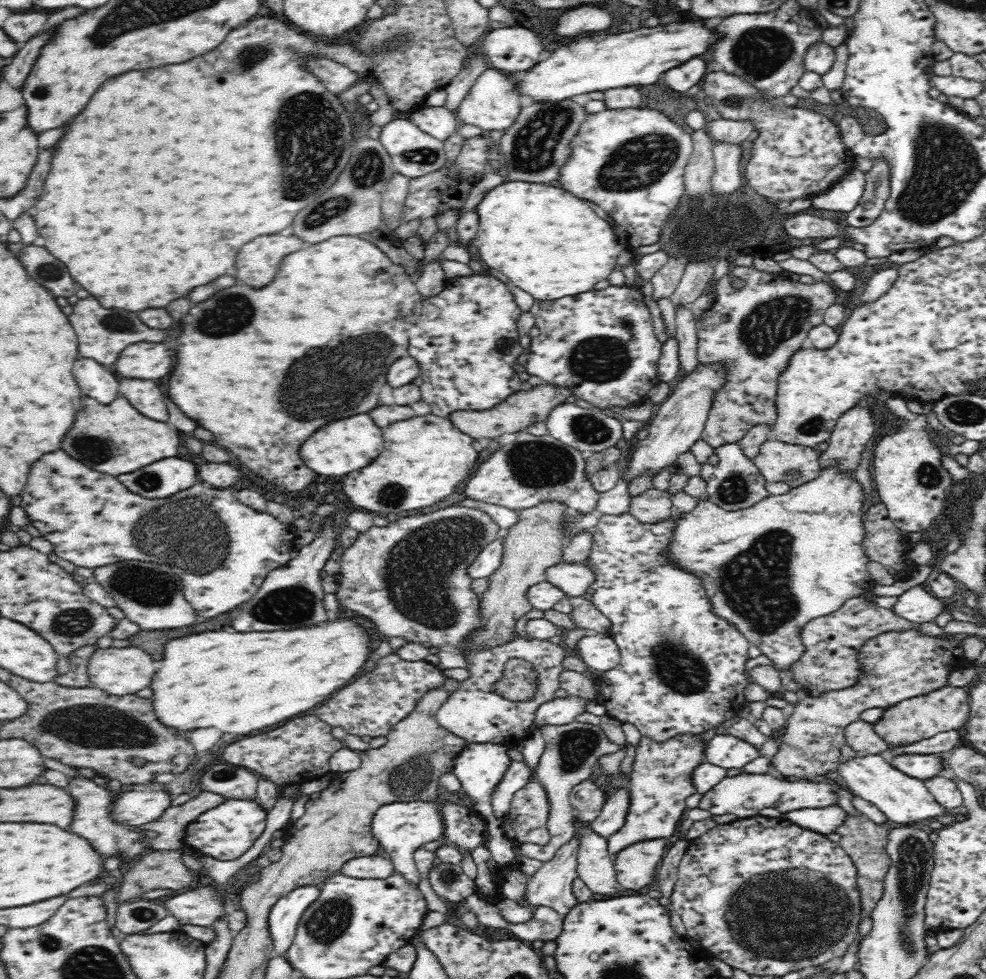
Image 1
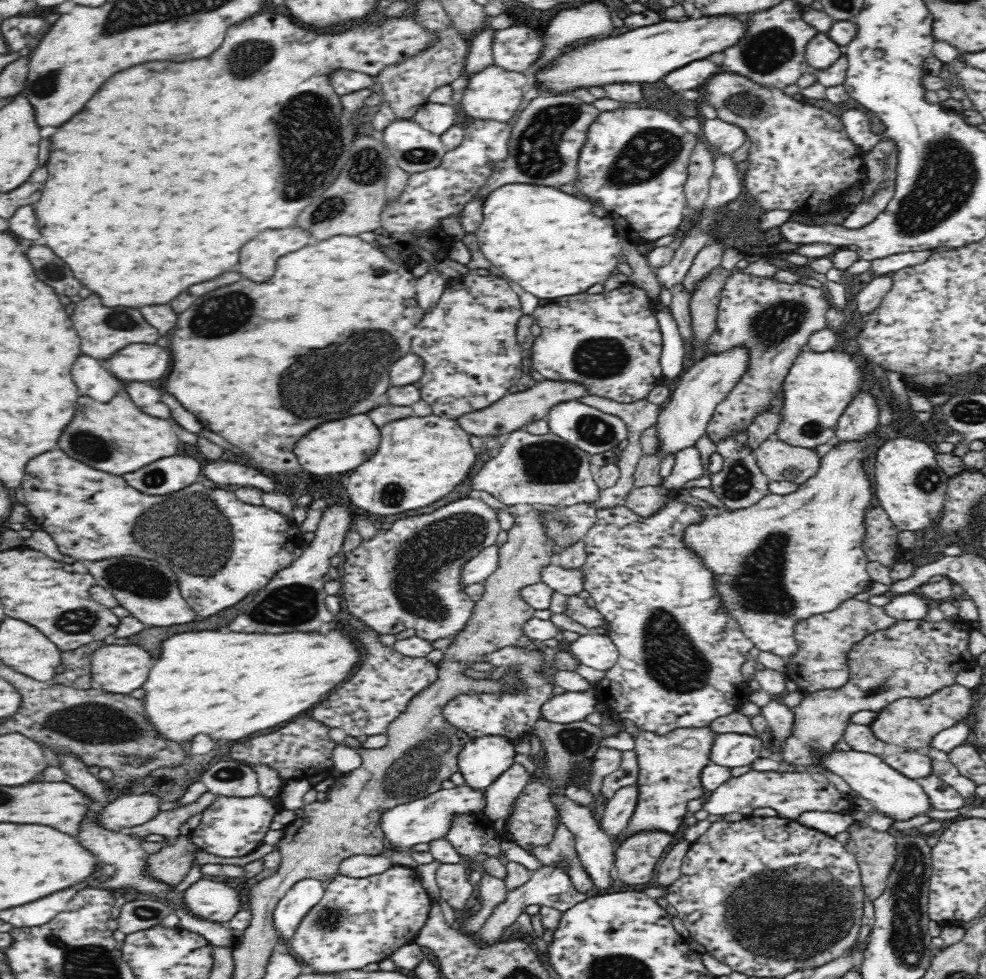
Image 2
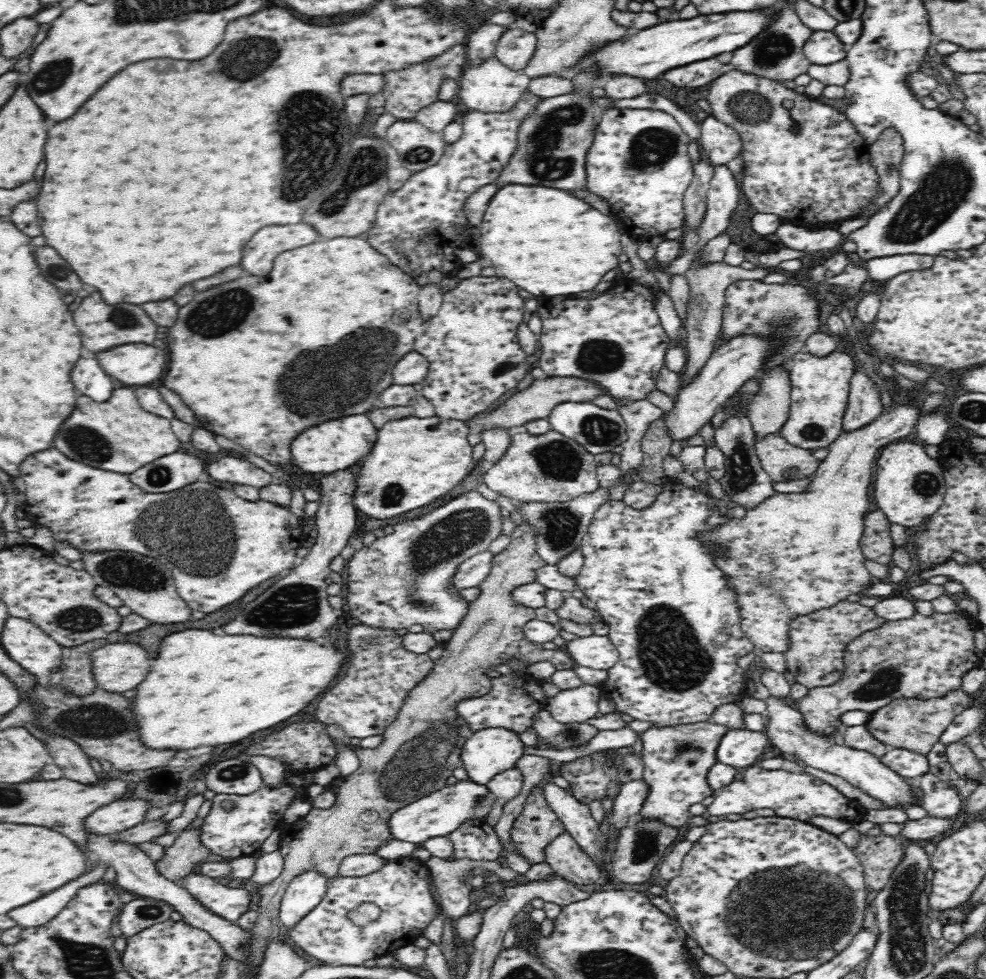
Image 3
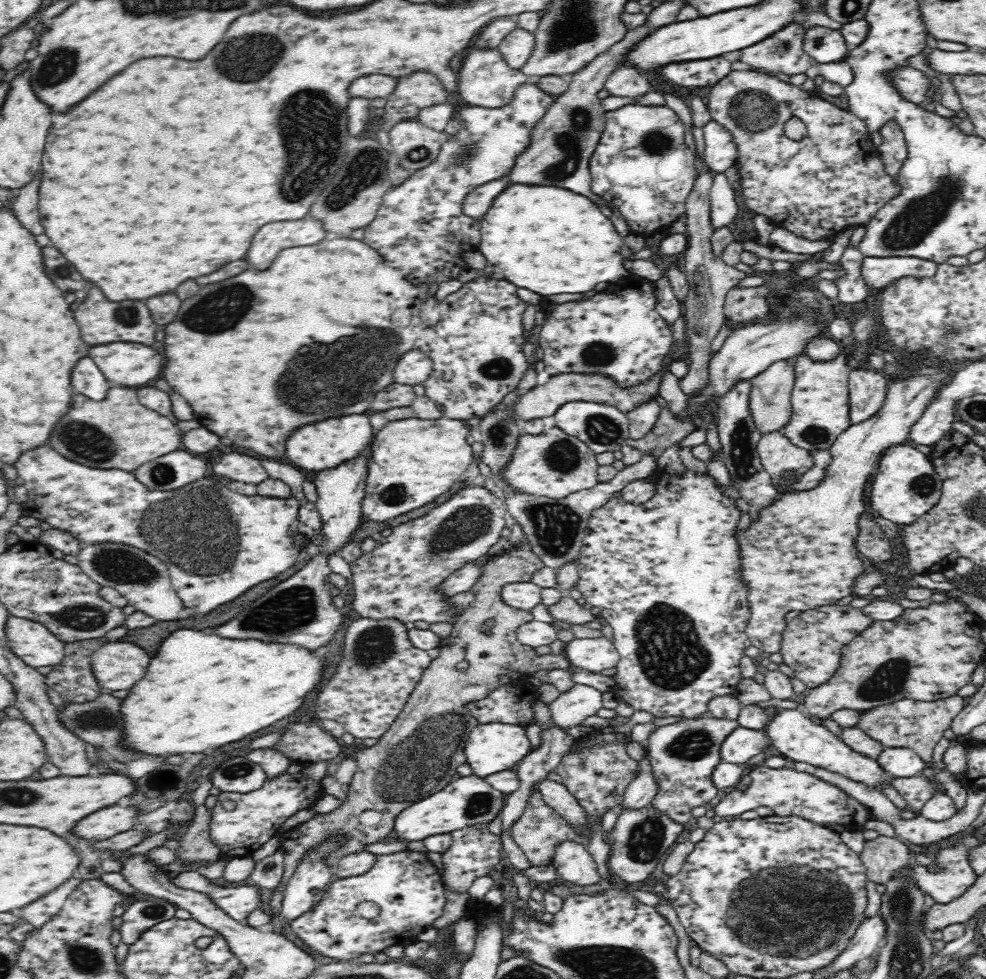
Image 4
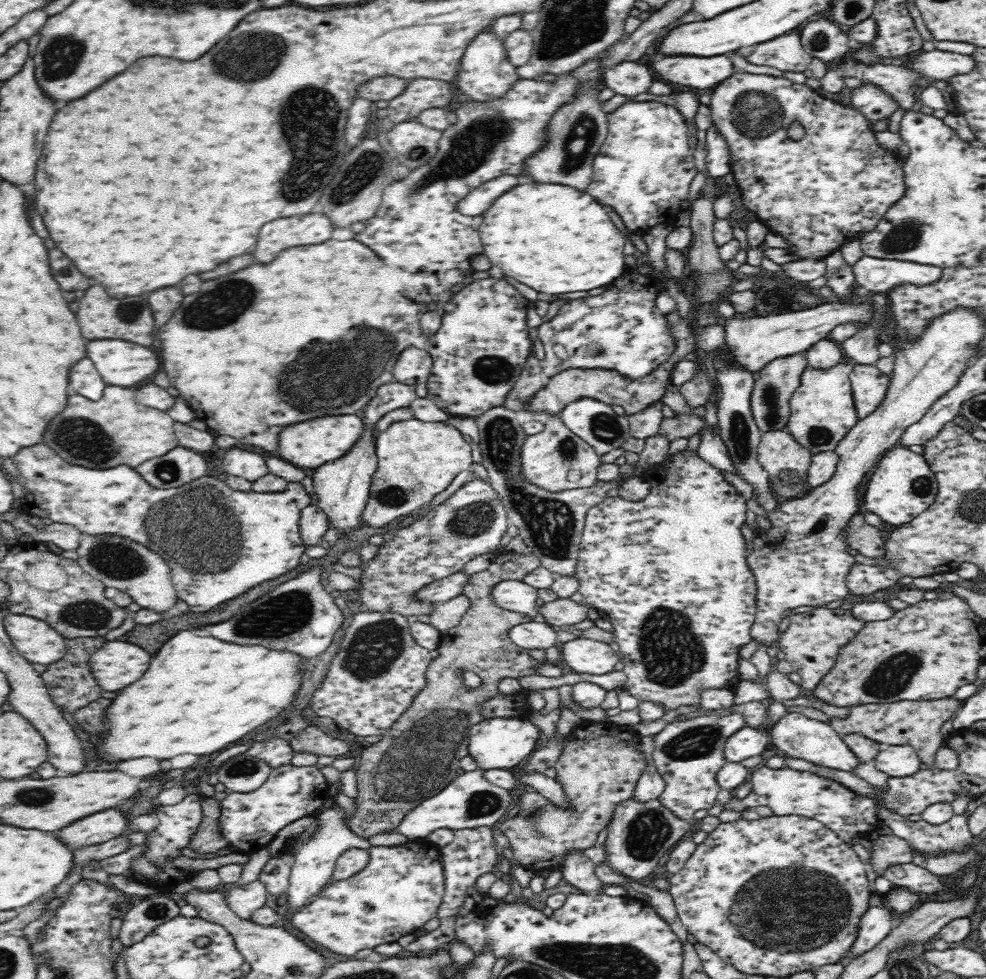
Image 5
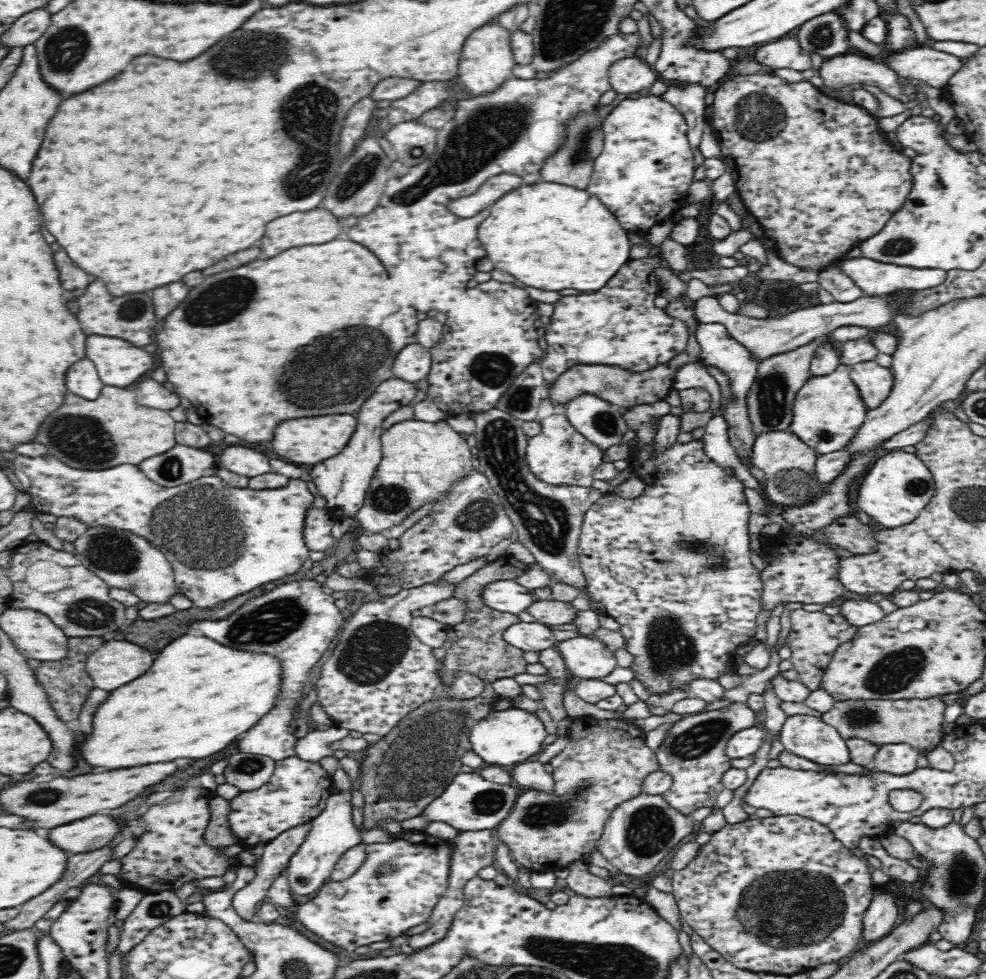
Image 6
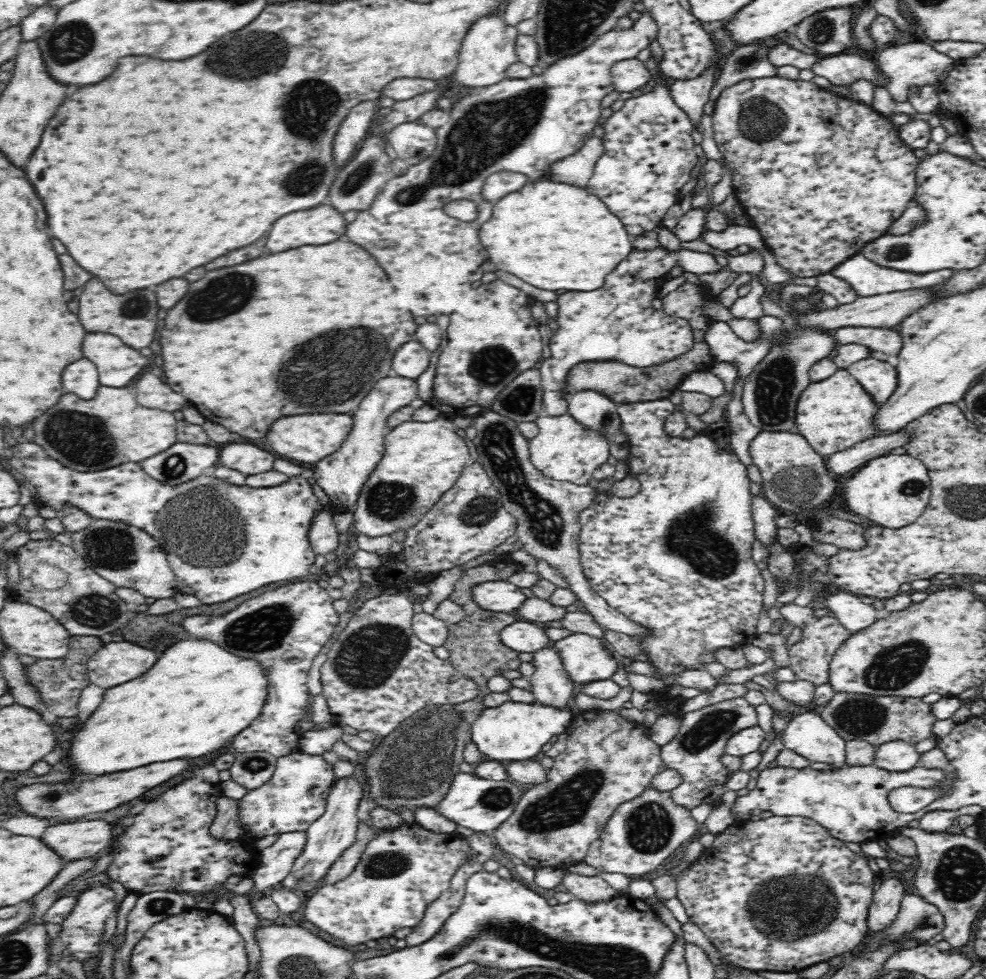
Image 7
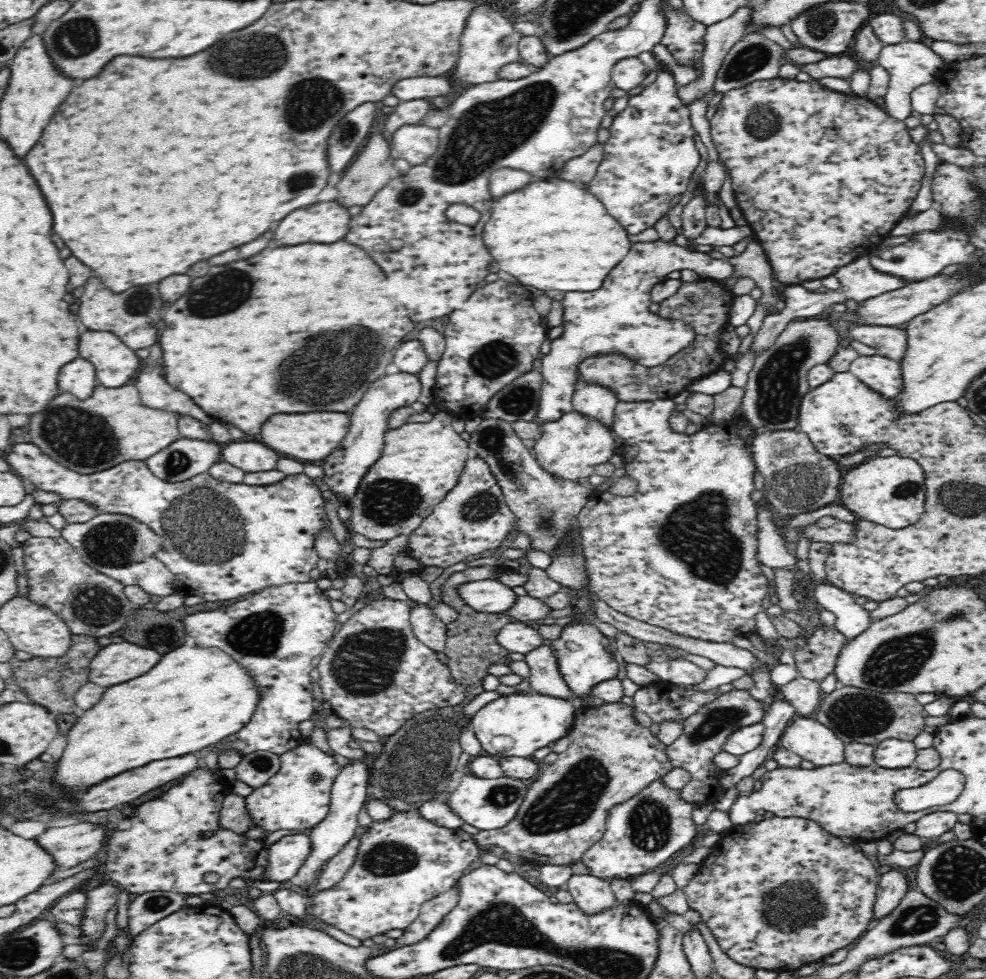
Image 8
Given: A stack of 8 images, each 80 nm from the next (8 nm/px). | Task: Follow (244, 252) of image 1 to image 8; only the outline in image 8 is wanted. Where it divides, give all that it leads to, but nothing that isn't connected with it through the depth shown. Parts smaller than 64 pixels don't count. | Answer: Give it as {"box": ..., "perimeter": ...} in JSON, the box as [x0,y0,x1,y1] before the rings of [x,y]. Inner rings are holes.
{"box":[274,200,350,246],"perimeter":[[[336,200],[318,202],[310,208],[294,210],[286,220],[276,226],[274,240],[278,246],[286,244],[304,244],[304,242],[322,242],[330,244],[342,240],[348,232],[350,211]]]}

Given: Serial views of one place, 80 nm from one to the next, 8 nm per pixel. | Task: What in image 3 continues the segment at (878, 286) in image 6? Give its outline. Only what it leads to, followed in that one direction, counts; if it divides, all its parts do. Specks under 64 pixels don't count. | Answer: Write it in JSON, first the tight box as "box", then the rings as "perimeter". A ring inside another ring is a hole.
{"box":[864,254,934,284],"perimeter":[[[900,254],[898,256],[871,259],[865,262],[864,267],[868,280],[886,284],[894,276],[908,271],[930,270],[934,266],[932,256],[916,254]]]}

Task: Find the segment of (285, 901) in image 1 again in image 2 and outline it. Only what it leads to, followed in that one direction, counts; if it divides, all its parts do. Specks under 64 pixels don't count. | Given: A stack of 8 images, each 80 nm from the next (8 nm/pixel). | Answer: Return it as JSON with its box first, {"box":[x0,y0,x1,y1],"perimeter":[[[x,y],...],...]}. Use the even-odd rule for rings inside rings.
{"box":[274,878,324,940],"perimeter":[[[302,878],[282,897],[274,911],[275,928],[279,931],[280,940],[290,940],[305,914],[316,906],[324,896],[322,880]]]}

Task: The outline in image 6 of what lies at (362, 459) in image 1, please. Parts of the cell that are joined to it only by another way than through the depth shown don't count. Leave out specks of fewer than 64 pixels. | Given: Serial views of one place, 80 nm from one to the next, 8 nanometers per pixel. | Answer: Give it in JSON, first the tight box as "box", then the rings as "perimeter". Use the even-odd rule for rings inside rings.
{"box":[272,414,356,465],"perimeter":[[[328,414],[328,416],[316,416],[316,418],[302,418],[302,420],[286,420],[278,424],[274,438],[272,438],[272,450],[280,454],[286,460],[292,460],[296,464],[315,465],[322,460],[336,456],[342,452],[342,448],[348,444],[352,432],[356,430],[356,418],[348,414]]]}

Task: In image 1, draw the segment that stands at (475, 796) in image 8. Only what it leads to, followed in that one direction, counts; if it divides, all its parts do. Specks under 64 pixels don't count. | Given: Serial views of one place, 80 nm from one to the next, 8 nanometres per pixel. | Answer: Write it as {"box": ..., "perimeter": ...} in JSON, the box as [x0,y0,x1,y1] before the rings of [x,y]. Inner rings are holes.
{"box":[371,790,473,884],"perimeter":[[[448,790],[438,794],[434,800],[430,801],[395,801],[394,804],[382,805],[382,808],[375,812],[374,820],[371,820],[371,832],[378,839],[382,854],[389,857],[394,870],[401,872],[409,882],[414,884],[420,882],[420,872],[416,868],[414,852],[423,844],[438,841],[444,835],[445,826],[441,808],[446,803],[471,808],[473,800],[465,793],[465,790],[458,790],[458,792]]]}

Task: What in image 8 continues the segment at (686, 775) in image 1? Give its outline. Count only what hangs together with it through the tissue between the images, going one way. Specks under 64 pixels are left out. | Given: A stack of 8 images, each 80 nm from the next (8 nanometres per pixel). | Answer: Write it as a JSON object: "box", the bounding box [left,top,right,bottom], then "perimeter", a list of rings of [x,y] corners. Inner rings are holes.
{"box":[666,689,766,806],"perimeter":[[[751,689],[731,690],[720,694],[714,702],[706,704],[690,716],[683,724],[682,736],[668,745],[666,755],[674,767],[686,770],[692,775],[692,782],[681,789],[681,797],[686,801],[700,806],[710,804],[714,798],[722,794],[720,786],[721,772],[714,768],[712,758],[722,752],[725,741],[740,728],[758,724],[766,714],[763,700],[756,699]]]}

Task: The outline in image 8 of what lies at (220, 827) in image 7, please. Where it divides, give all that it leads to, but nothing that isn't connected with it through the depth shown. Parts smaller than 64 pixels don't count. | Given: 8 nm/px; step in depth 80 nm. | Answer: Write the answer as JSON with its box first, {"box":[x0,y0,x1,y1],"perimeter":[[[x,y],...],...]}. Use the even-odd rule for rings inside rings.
{"box":[219,793,254,833],"perimeter":[[[230,793],[224,797],[219,812],[219,821],[222,828],[234,832],[246,833],[254,825],[253,816],[247,808],[246,798]]]}

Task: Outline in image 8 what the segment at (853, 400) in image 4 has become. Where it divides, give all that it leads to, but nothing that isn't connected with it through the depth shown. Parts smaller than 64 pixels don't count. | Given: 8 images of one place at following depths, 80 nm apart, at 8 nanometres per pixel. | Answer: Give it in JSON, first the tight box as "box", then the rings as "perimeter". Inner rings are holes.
{"box":[849,353,903,398],"perimeter":[[[878,353],[874,356],[859,356],[852,362],[849,371],[868,388],[886,398],[895,398],[903,391],[900,363]]]}

